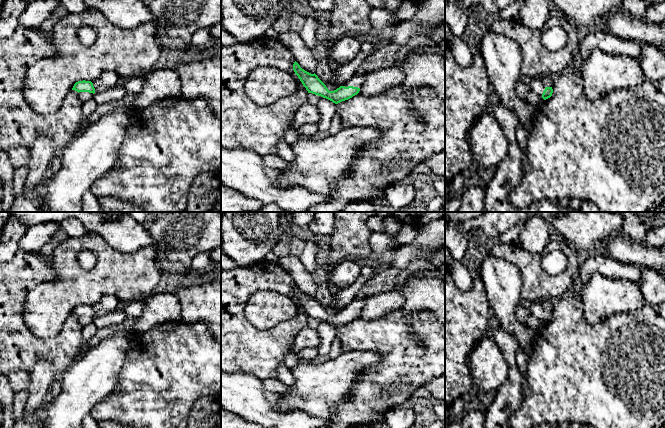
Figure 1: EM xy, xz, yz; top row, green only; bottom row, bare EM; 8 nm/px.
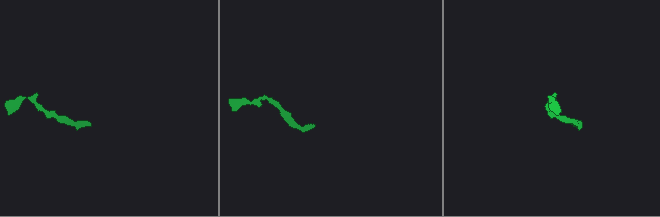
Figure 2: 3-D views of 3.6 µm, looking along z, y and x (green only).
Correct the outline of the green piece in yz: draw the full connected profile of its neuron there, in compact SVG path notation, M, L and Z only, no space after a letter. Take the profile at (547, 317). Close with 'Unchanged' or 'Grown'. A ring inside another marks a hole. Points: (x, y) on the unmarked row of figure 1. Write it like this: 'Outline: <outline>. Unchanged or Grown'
Outline: M532 302L532 303L524 303L524 305L528 308L531 312L531 315L535 316L537 319L542 321L544 324L550 322L553 317L552 311L546 311L541 302Z. Grown

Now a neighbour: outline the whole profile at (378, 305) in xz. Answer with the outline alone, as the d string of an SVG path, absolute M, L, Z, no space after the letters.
M394 288L392 291L367 297L359 317L364 320L373 320L401 309L403 305L402 290Z

